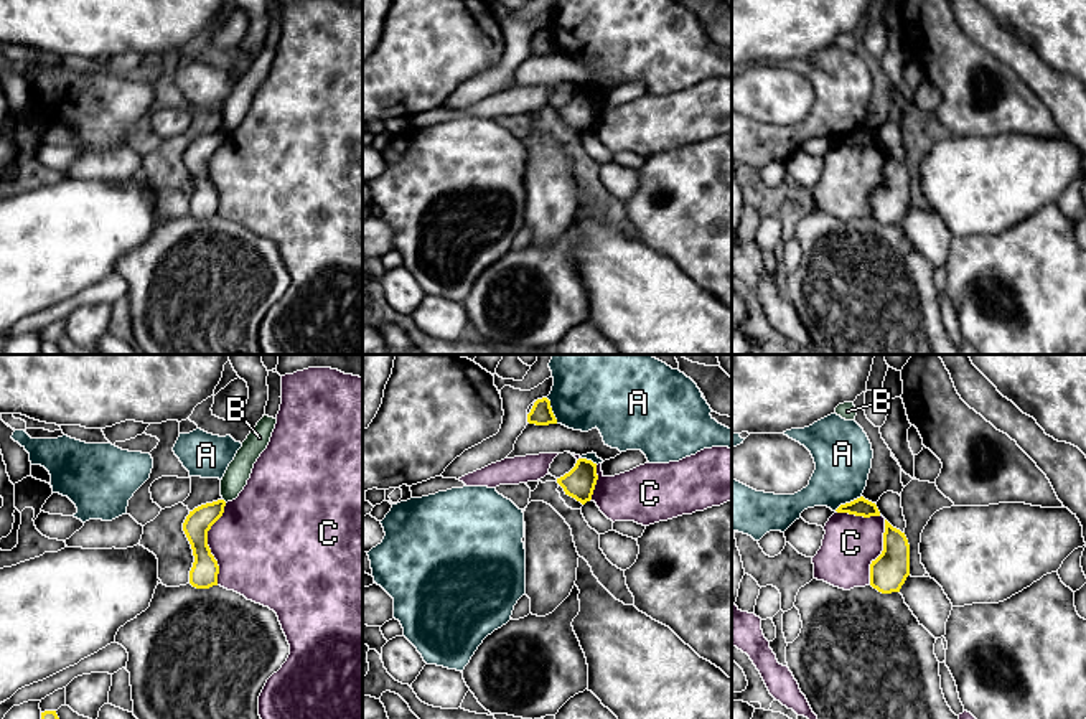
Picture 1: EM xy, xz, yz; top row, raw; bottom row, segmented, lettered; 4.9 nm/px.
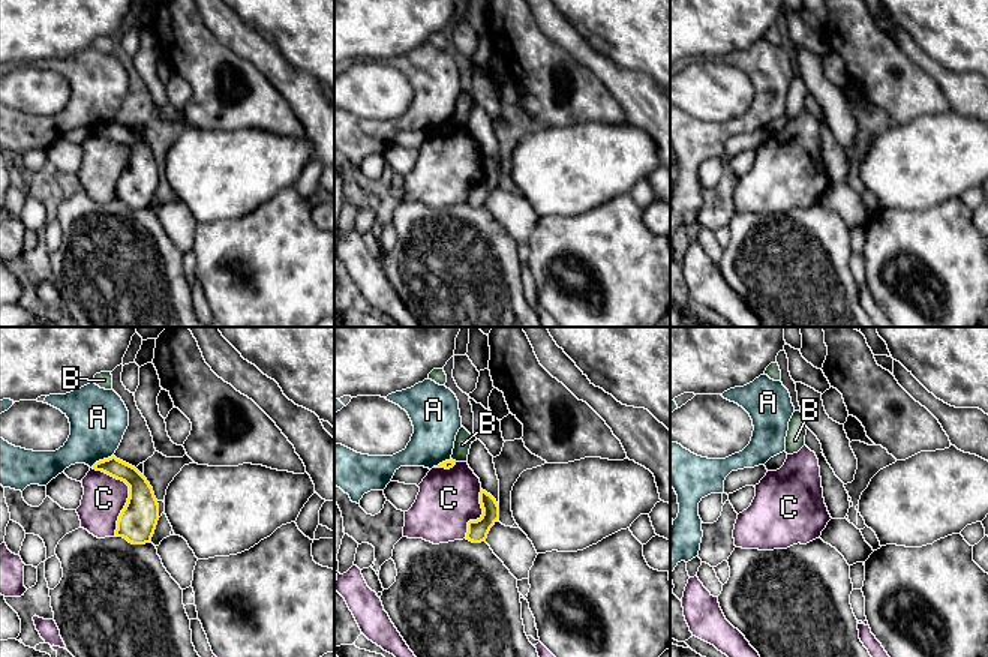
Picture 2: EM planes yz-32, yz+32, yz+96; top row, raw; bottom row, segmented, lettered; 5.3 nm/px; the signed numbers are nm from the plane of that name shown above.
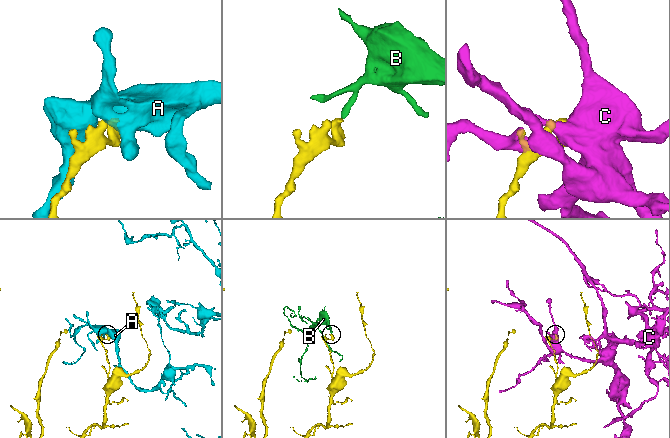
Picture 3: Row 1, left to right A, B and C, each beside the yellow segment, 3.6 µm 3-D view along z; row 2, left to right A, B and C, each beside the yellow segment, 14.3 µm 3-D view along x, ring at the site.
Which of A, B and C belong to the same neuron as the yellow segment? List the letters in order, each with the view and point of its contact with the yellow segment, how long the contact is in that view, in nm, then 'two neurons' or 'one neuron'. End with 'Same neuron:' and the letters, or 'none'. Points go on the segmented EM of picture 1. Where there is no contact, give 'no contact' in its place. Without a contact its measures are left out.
A: contact yz (847, 503); length 150 nm; two neurons
B: no contact; two neurons
C: contact xy (206, 545); length 400 nm; two neurons
Same neuron: none

